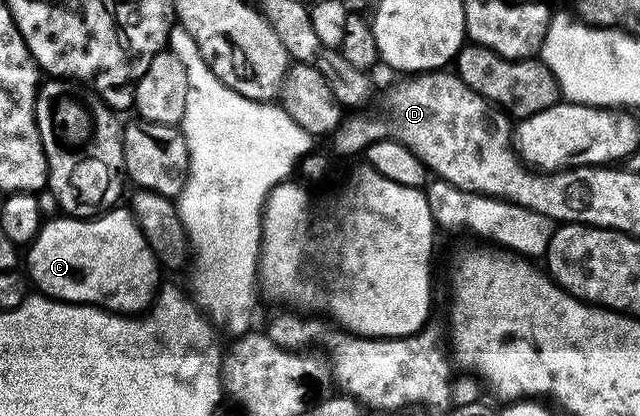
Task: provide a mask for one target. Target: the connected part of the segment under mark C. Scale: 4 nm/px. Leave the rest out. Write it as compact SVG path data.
M115 206L93 218L47 219L41 225L37 235L28 244L30 253L24 256L30 280L38 287L35 289L41 295L68 304L101 306L115 314L138 314L146 303L151 303L160 273L158 258L152 245L146 241L146 235L142 233L142 227L135 220L133 211L129 207L122 207Z

